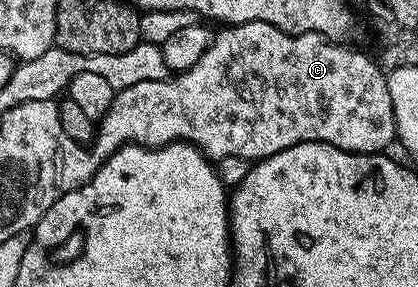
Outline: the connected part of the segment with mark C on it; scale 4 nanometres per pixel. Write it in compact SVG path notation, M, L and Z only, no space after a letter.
M264 22L220 30L223 31L214 35L201 60L189 69L162 82L146 80L116 93L97 126L111 130L111 134L97 134L97 144L103 152L114 152L124 144L158 148L171 142L189 142L212 160L225 156L262 160L306 142L333 144L354 154L377 154L396 141L387 74L374 57L366 58L361 51L350 50L347 44L332 42L319 34L286 34Z

